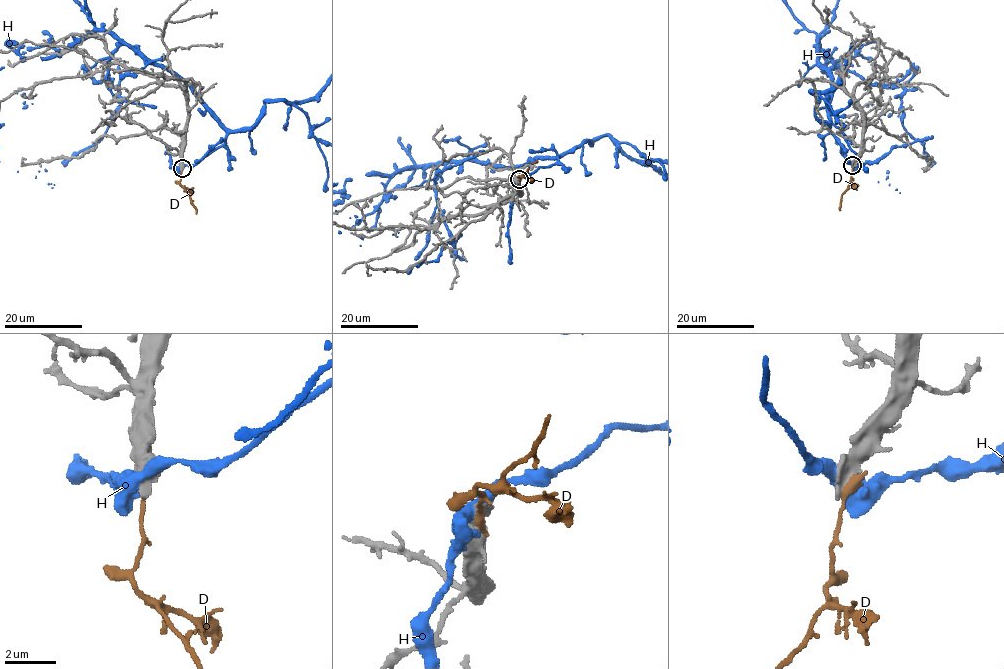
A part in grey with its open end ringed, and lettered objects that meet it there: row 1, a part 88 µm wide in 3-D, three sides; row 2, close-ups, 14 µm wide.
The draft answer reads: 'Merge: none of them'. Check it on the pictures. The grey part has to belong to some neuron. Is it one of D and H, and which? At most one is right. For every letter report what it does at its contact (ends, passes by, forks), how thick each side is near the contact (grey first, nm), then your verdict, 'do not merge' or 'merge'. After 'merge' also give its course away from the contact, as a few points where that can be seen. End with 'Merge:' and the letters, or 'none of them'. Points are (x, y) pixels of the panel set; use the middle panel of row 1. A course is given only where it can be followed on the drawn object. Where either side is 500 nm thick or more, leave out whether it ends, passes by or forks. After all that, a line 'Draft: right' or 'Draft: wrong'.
D: 600 nm thick on the grey side, 380 nm on the other; do not merge
H: 650 nm thick on the grey side, 460 nm on the other; do not merge
Merge: none of them
Draft: right

